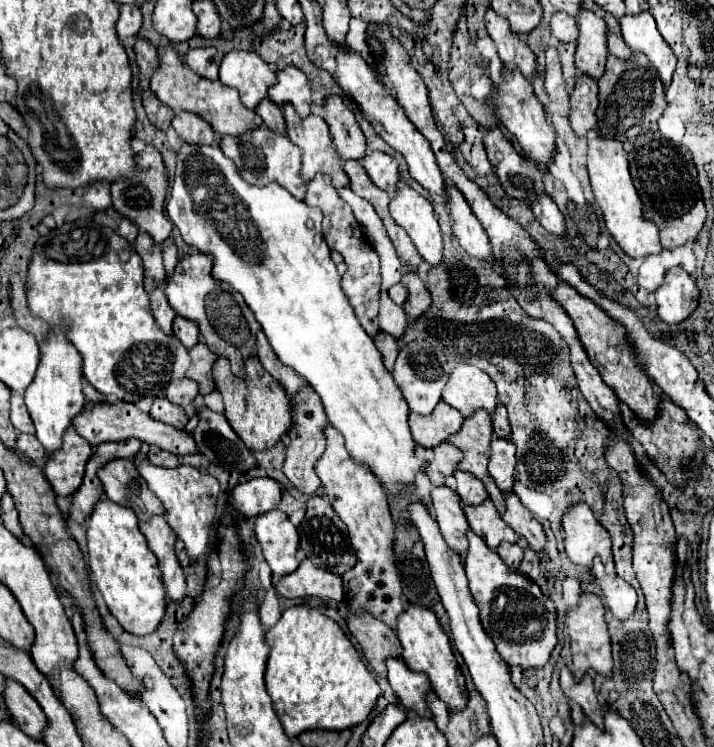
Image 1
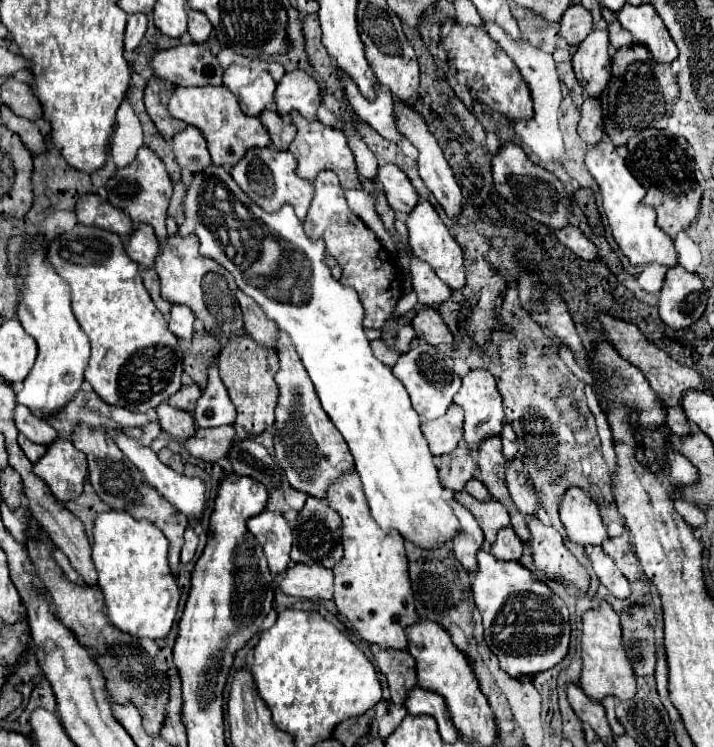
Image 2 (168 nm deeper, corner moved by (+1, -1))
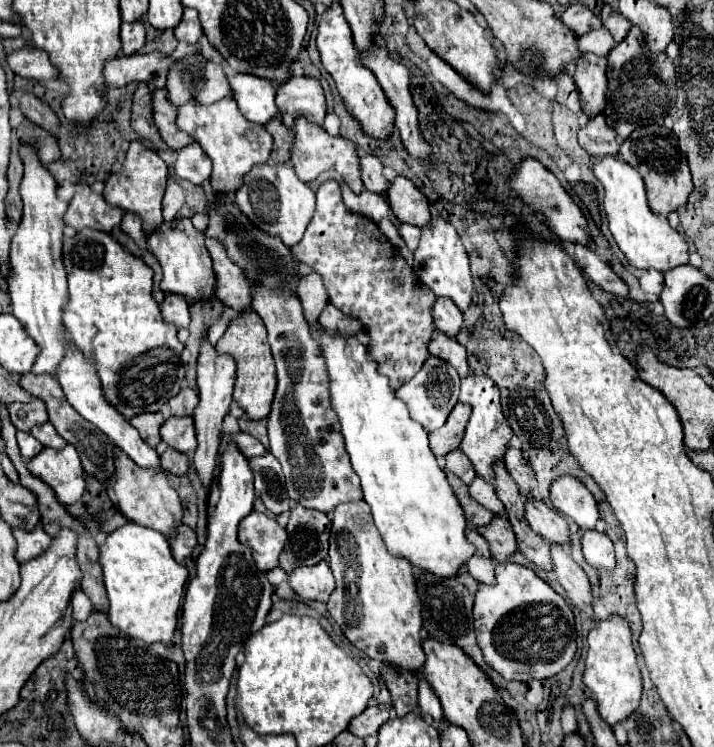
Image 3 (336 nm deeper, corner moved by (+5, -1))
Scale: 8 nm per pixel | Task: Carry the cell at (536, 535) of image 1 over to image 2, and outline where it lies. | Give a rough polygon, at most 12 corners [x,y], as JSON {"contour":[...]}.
{"contour":[[527,517],[535,567],[587,591],[589,573],[553,527]]}

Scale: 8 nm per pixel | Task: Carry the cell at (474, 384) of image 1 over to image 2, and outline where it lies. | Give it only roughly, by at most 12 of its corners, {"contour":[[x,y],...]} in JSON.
{"contour":[[471,369],[455,395],[469,449],[499,435],[505,415],[495,379]]}

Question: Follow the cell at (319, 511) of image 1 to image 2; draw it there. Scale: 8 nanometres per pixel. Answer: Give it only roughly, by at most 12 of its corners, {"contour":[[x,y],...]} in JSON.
{"contour":[[307,497],[293,527],[295,563],[333,569],[343,559],[341,521]]}

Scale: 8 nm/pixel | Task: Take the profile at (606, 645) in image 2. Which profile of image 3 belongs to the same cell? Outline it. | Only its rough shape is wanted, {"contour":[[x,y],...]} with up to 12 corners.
{"contour":[[629,623],[589,631],[583,683],[611,727],[643,691]]}

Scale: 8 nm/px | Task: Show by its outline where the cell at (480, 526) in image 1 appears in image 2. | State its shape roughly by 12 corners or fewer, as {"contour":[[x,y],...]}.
{"contour":[[467,491],[455,501],[467,507],[489,545],[509,527],[507,509],[495,499],[475,501]]}

